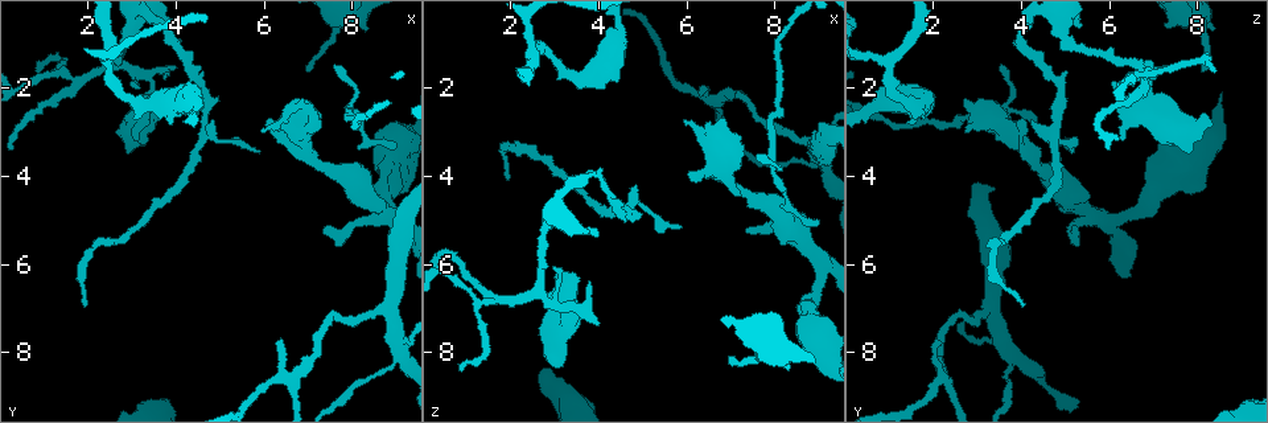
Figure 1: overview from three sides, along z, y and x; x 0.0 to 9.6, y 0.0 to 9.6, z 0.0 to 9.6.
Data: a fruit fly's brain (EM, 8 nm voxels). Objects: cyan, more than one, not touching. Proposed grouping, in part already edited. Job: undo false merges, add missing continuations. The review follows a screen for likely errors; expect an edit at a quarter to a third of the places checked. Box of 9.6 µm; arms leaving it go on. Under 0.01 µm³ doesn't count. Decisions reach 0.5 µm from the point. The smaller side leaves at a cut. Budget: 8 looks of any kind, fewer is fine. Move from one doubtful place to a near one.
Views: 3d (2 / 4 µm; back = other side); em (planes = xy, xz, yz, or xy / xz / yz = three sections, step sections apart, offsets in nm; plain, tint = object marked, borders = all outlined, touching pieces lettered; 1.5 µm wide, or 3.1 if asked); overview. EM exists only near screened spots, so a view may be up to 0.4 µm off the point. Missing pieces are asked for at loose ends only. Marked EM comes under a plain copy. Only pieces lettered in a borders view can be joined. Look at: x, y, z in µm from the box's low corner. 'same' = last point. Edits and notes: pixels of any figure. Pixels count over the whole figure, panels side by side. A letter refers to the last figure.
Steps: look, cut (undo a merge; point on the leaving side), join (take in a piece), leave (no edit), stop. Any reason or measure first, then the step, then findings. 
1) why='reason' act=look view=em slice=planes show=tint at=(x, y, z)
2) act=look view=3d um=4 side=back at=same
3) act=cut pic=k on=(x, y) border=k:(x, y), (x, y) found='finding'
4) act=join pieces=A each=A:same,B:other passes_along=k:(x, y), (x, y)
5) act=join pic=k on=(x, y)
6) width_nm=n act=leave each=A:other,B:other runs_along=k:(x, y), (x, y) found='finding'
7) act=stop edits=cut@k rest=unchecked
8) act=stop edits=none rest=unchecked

why='branch stops here' act=look view=3d um=4 side=back at=(3.95, 1.60, 7.40)

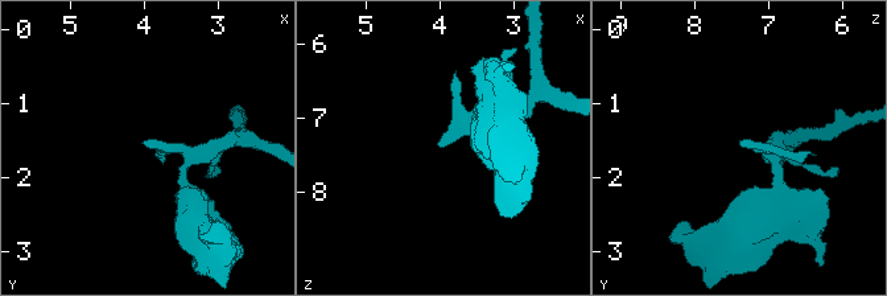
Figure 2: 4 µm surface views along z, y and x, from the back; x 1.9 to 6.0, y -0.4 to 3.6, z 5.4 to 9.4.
why='shape alone is not enough' act=look view=em slice=planes show=tint at=(3.95, 1.55, 7.45)

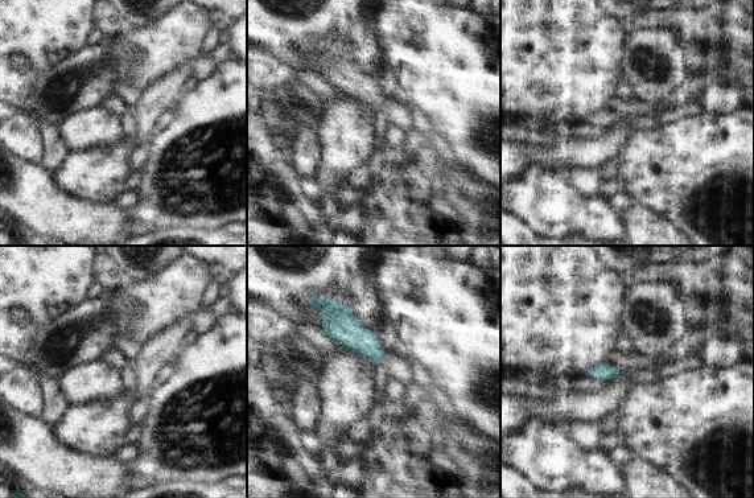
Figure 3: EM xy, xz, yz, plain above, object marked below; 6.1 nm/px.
why='see the neighbours' act=look view=em slice=planes show=borders at=same

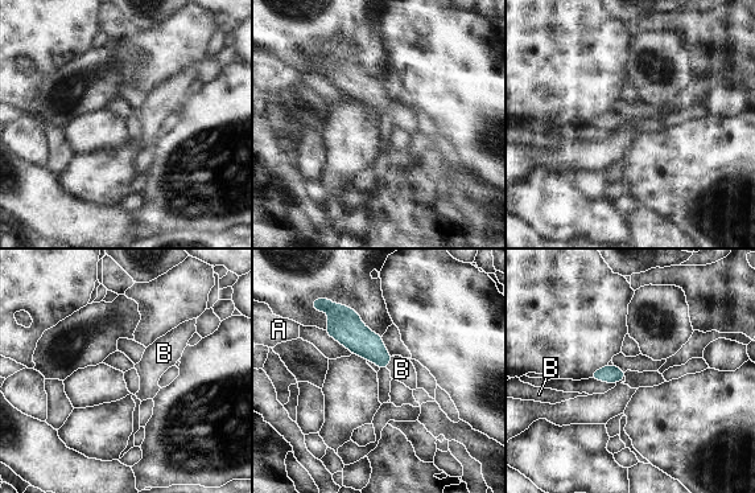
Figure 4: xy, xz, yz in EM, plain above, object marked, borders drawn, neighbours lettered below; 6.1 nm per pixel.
act=join pieces=B each=A:other,B:same passes_along=4:(357, 337), (390, 361), (401, 369) found='the cell continues'

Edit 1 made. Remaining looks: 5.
why='sharp bend' act=look view=3d um=4 at=(1.80, 1.95, 6.80)

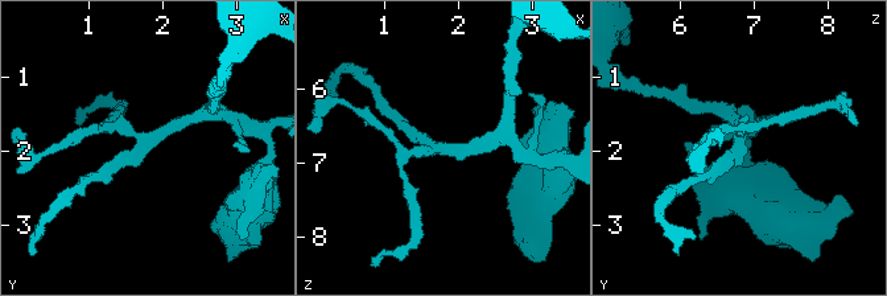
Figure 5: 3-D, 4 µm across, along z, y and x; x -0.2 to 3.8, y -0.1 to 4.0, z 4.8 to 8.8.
arms=4 act=look view=em slice=xy step=8 show=tint at=(1.80, 1.85, 6.80)

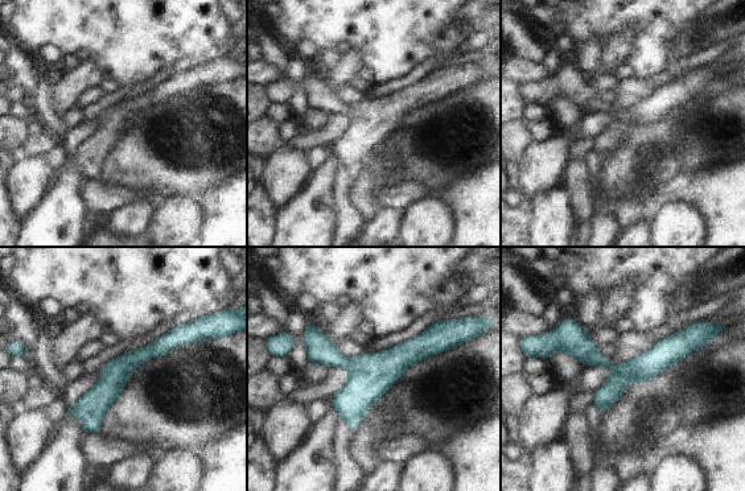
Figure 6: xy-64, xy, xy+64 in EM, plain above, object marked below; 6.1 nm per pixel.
why='another direction' act=look view=em slice=planes show=borders at=same

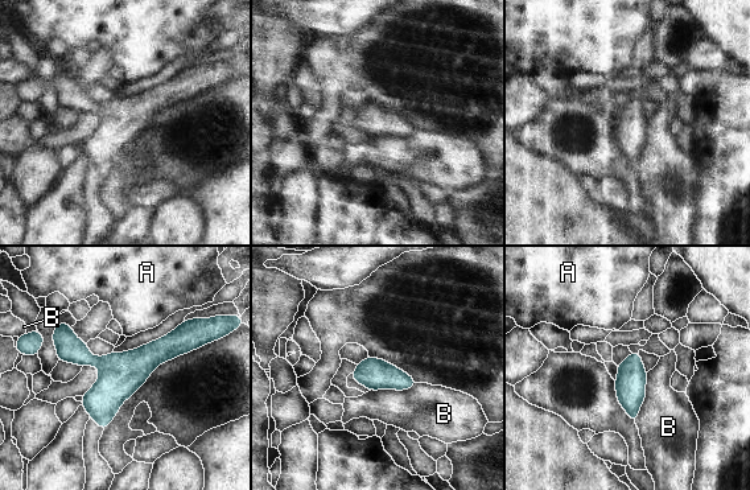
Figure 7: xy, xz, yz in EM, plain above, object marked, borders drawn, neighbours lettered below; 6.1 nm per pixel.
act=leave each=A:other,B:other found='continuous, no second cell'

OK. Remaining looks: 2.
why='branch stops here' act=look view=em slice=planes show=borders at=(2.00, 6.90, 4.05)

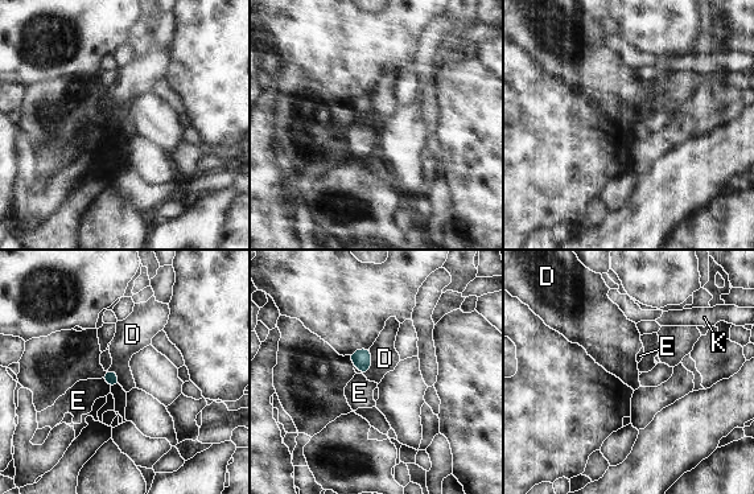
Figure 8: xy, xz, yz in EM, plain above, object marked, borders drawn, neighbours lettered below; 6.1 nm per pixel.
width_nm=90 act=leave each=D:other,E:other,K:other border=8:(370, 349), (370, 369), (362, 374) found='none of them fits'

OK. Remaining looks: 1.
act=stop edits=join@4 rest=unchecked

